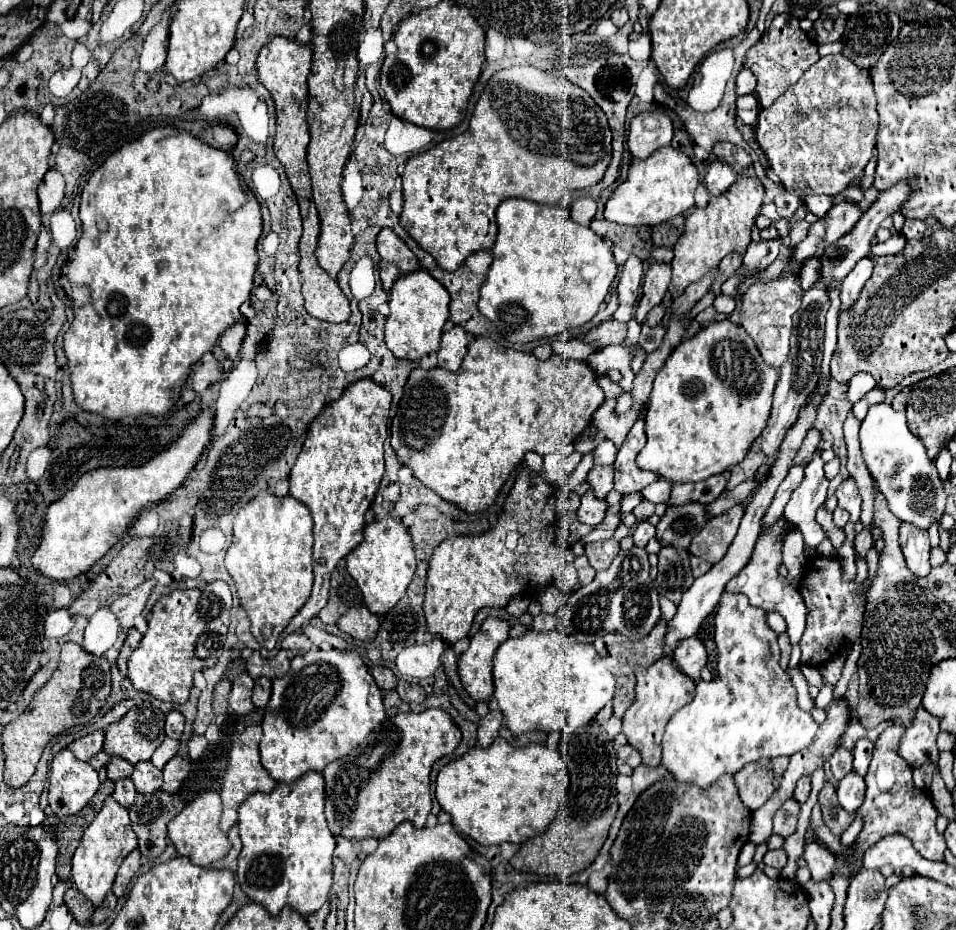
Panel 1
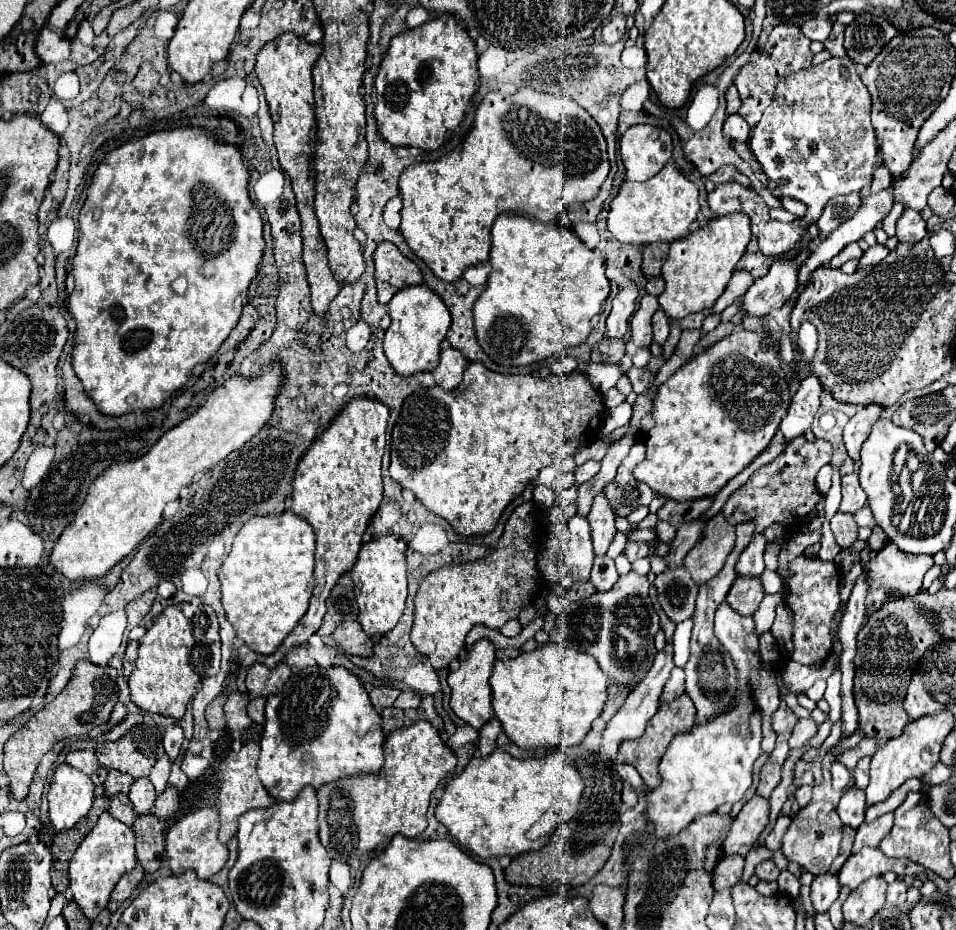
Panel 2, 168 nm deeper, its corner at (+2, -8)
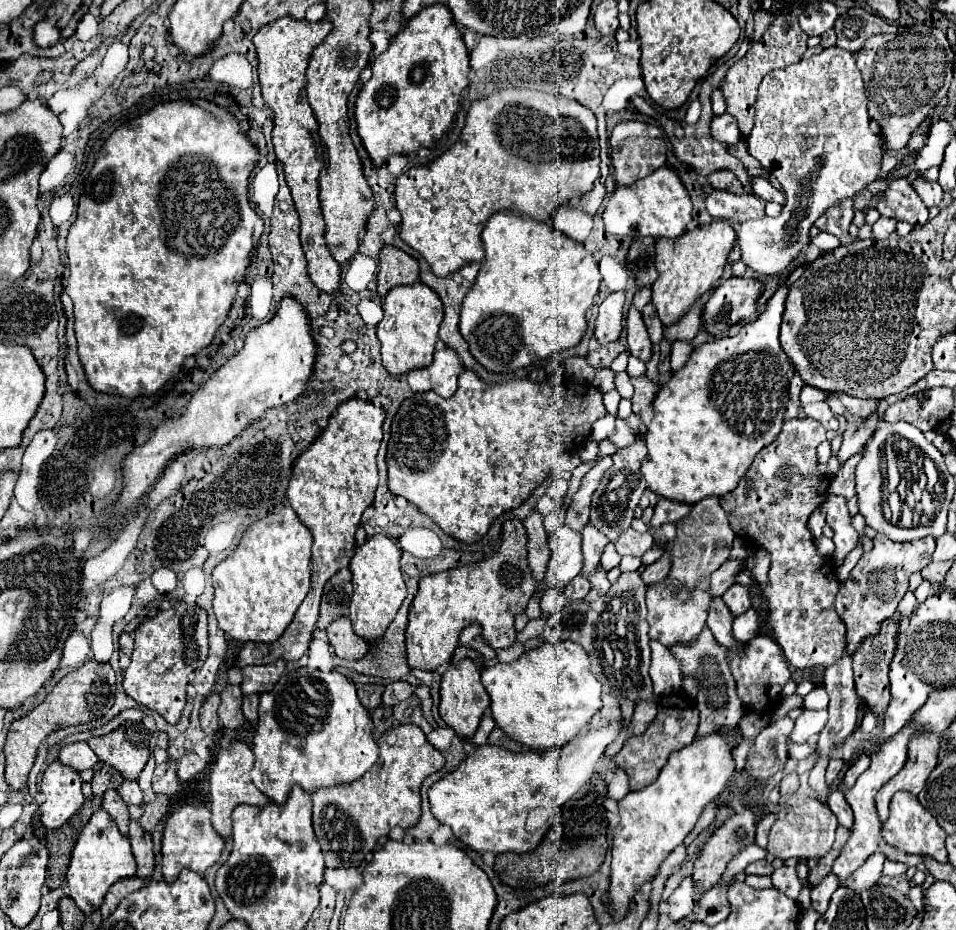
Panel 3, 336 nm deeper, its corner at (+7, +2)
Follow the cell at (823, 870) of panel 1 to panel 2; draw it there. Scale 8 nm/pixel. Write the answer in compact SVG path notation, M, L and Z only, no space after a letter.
M817 875L815 881L811 883L811 901L813 901L813 909L815 913L827 913L831 903L837 899L841 891L841 885L837 881L835 875Z

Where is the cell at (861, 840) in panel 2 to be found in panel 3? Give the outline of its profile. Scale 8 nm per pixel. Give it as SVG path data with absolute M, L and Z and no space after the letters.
M918 733L910 739L910 751L904 769L892 777L892 781L884 785L876 795L878 817L882 823L888 819L888 805L896 791L910 791L918 795L924 789L928 775L938 765L938 745L940 735L936 733Z

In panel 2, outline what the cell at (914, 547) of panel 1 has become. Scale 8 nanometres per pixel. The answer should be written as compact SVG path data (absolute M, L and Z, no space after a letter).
M885 543L885 547L867 563L865 567L865 581L867 581L867 597L865 597L865 605L867 605L867 613L865 619L869 619L869 615L873 615L877 609L881 609L881 605L885 601L889 601L891 597L911 597L917 595L921 591L921 581L923 575L935 565L931 555L911 555L911 553L903 553L899 547L895 547L895 543Z

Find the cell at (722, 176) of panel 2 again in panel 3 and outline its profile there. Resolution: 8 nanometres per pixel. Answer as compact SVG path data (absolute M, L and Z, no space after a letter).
M728 169L726 171L718 171L718 173L710 173L710 177L708 177L708 181L710 181L710 185L714 187L714 189L726 189L726 191L732 191L732 193L736 193L736 195L740 195L744 189L742 189L742 183L734 177L734 173L730 173Z

